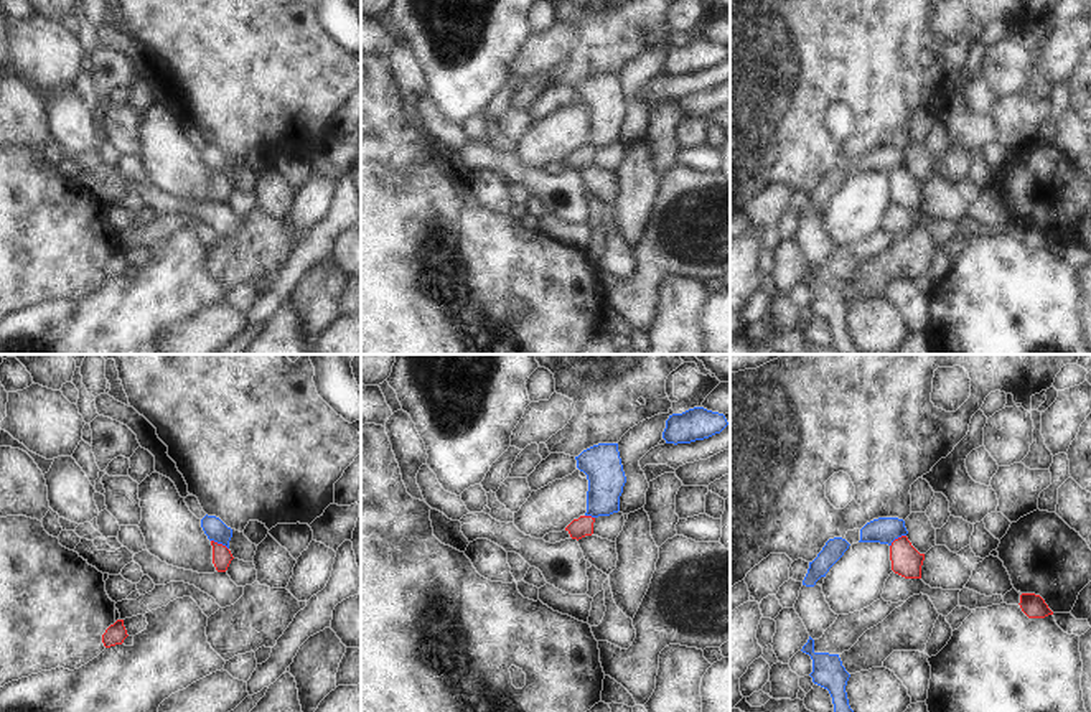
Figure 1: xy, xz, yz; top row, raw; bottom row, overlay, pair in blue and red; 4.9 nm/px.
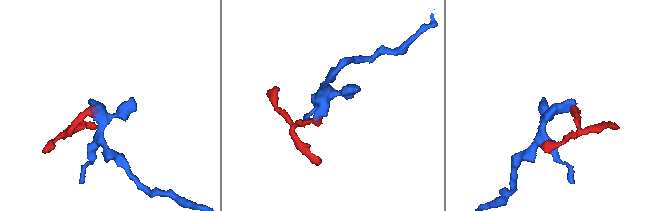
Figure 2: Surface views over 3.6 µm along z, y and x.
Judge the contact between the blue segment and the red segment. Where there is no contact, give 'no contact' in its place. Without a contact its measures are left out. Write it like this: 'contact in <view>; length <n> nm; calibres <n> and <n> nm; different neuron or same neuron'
contact in xy; length 100 nm; calibres 100 and 100 nm; different neuron

